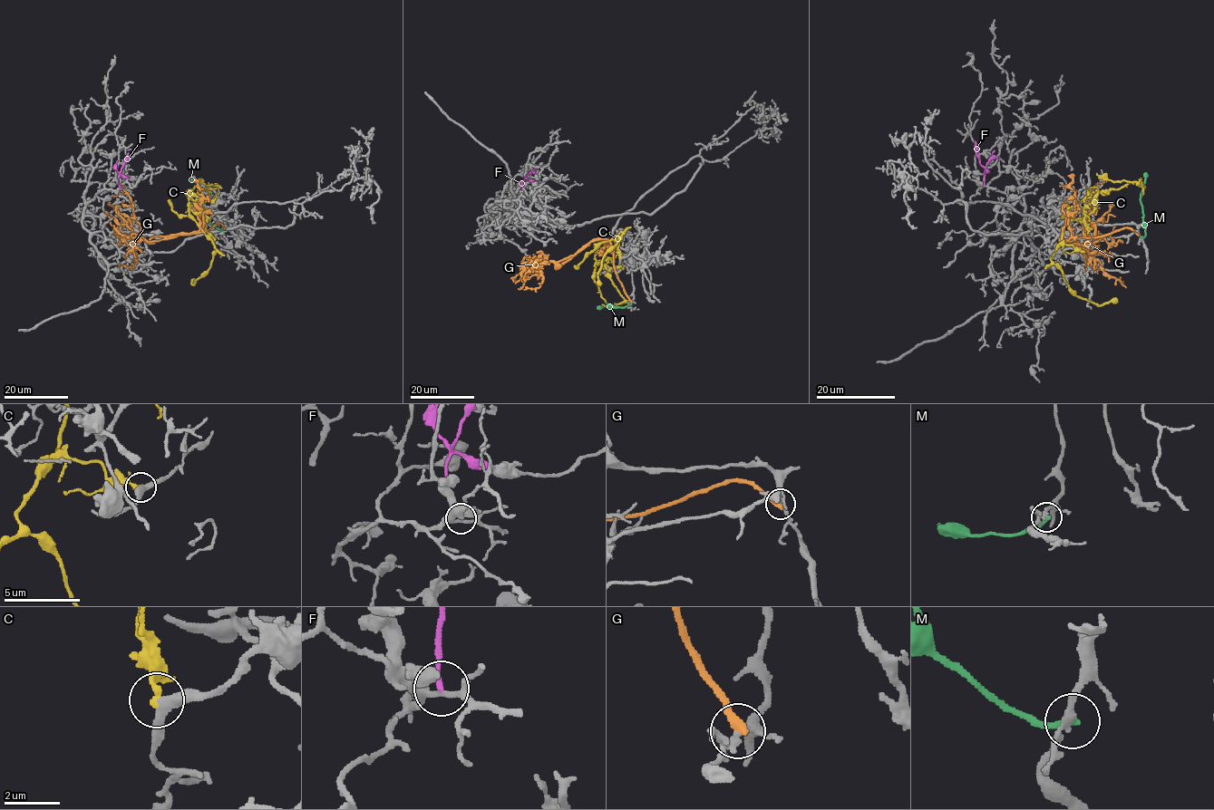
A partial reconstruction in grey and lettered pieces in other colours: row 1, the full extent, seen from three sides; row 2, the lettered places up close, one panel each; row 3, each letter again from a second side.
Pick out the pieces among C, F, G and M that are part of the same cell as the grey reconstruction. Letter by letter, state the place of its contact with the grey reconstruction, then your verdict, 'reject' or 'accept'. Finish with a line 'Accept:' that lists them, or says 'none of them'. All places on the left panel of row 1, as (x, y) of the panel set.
C: contact (213, 242); reject
F: contact (121, 188); reject
G: contact (224, 227); reject
M: contact (224, 229); reject
Accept: none of them

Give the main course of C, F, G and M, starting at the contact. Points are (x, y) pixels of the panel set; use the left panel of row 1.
C: (213, 242), (189, 214), (188, 191), (195, 186), (218, 187), (207, 185), (199, 178)
F: (121, 188), (119, 175), (128, 152)
G: (224, 227), (218, 223), (206, 231), (178, 233), (148, 242), (133, 217), (129, 195), (124, 191), (113, 197)
M: (224, 230), (218, 229), (208, 221), (201, 210), (197, 184), (190, 179)

